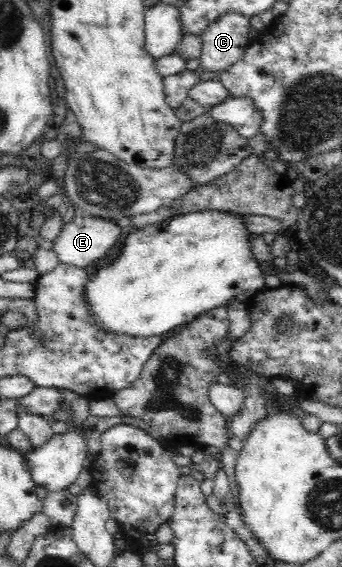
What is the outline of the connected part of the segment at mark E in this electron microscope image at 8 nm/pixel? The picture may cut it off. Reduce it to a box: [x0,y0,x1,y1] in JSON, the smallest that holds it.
[53,213,122,269]

